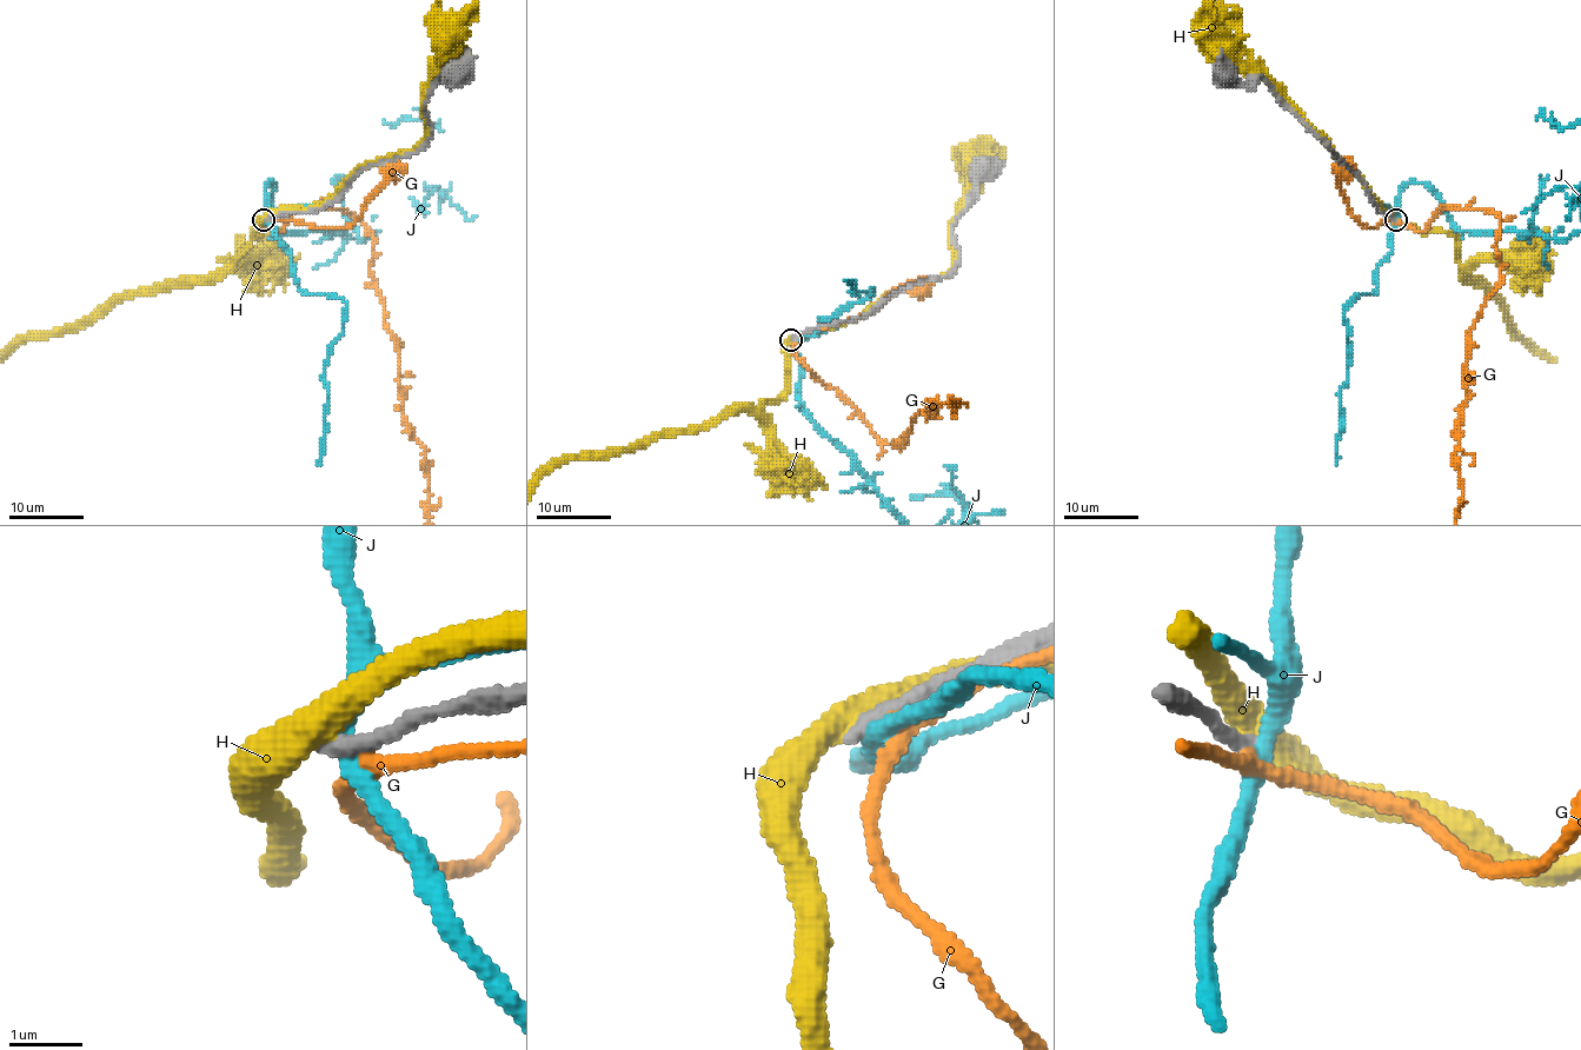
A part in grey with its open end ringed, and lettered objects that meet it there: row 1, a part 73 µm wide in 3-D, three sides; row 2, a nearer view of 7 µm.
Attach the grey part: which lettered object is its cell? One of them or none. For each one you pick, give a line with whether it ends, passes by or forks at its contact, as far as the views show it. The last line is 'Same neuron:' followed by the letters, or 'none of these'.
Same neuron: none of these

